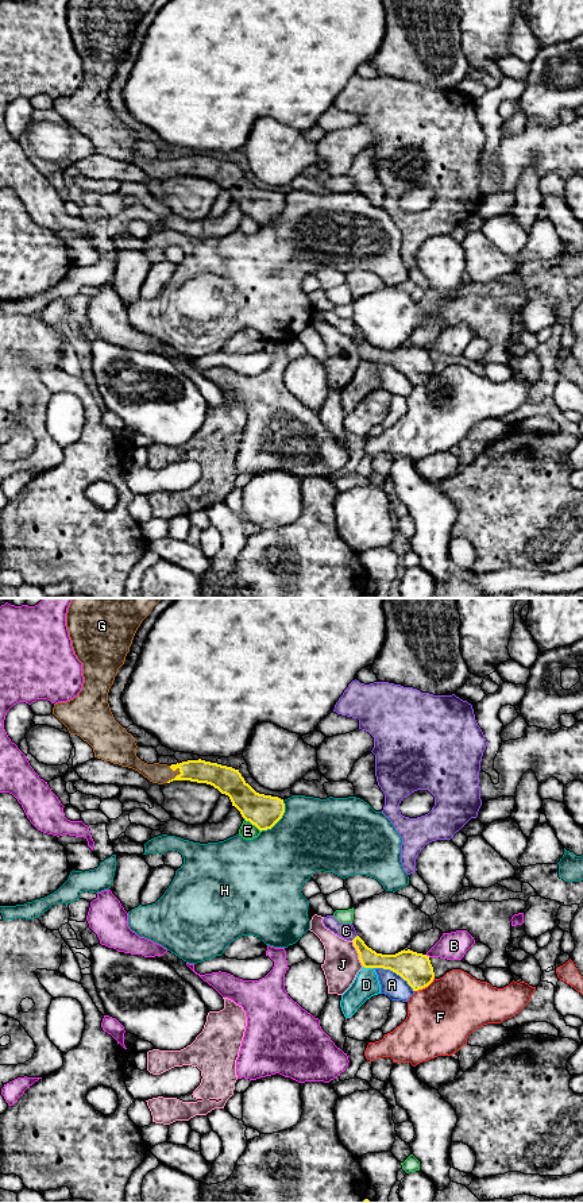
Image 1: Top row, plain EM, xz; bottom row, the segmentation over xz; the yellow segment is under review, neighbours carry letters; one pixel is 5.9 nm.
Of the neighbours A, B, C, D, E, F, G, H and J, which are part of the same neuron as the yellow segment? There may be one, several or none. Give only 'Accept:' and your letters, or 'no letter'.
Accept: G

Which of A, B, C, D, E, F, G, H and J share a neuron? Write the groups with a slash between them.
A / B / C / D / E / F / G / H / J

